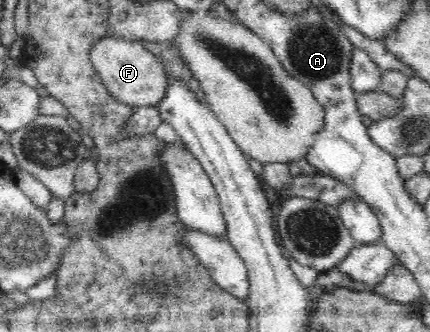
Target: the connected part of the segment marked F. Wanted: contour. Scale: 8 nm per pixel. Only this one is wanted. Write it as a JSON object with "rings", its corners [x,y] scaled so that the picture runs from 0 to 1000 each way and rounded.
{"rings":[[[256,99],[226,117],[207,148],[221,214],[267,298],[312,325],[365,316],[388,271],[388,217],[379,193],[323,123],[300,123]]]}

